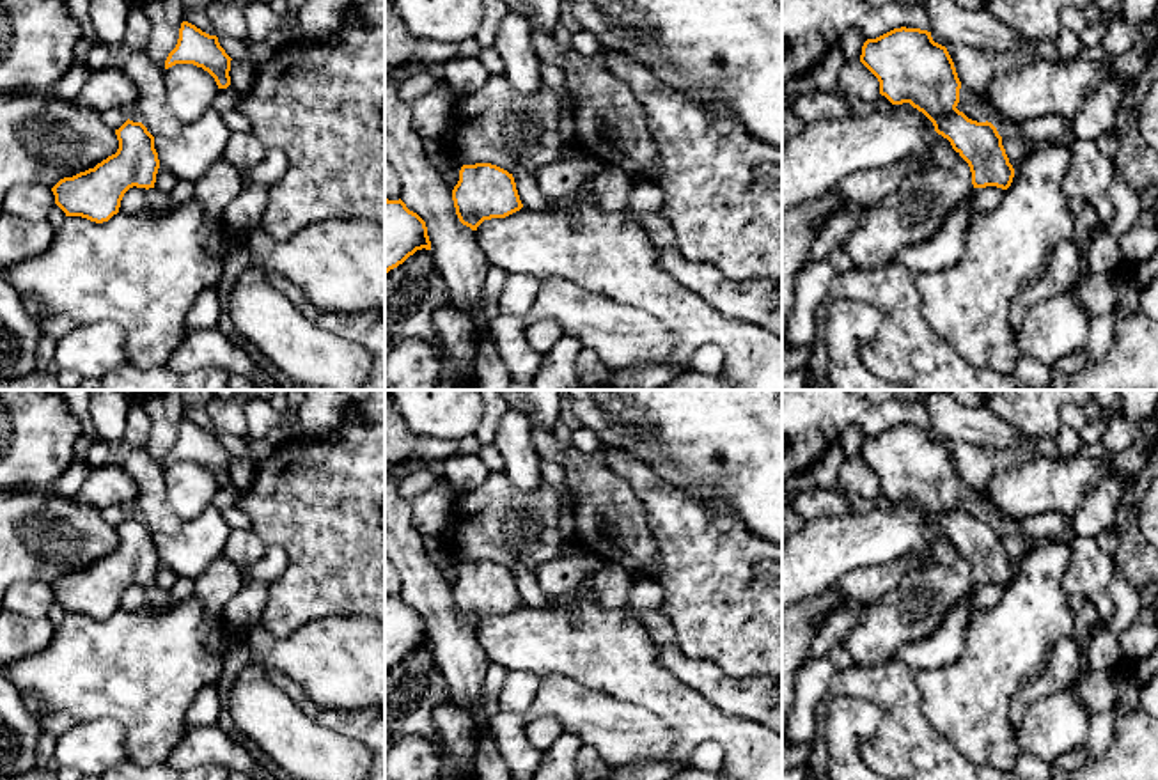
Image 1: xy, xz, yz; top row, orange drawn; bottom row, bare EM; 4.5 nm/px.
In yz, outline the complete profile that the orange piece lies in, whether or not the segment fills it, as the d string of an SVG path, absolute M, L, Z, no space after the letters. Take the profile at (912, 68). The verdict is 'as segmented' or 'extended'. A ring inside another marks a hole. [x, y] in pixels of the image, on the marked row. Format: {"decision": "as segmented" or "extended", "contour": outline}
{"decision": "as segmented", "contour": "M894 28L862 46L860 62L878 78L892 105L910 103L968 163L974 188L1007 190L1014 177L1002 136L991 122L968 119L956 106L961 82L945 46L920 28Z"}

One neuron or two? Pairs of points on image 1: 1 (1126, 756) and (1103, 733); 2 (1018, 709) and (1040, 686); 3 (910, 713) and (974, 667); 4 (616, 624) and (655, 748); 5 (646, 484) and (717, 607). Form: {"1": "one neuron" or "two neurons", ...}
{"1": "two neurons", "2": "one neuron", "3": "two neurons", "4": "two neurons", "5": "one neuron"}

